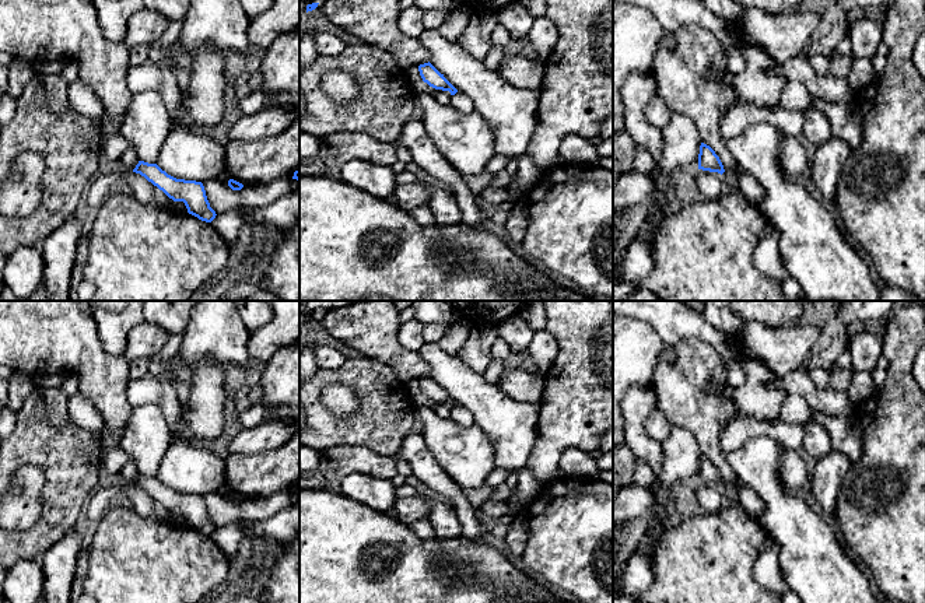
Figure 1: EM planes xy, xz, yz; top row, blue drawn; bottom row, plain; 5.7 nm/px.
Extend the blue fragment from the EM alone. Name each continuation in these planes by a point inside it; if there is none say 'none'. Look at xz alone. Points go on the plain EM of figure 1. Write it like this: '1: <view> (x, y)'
none

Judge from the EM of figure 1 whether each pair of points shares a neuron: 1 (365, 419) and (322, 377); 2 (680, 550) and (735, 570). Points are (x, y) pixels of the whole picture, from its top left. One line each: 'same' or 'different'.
1: same
2: same

